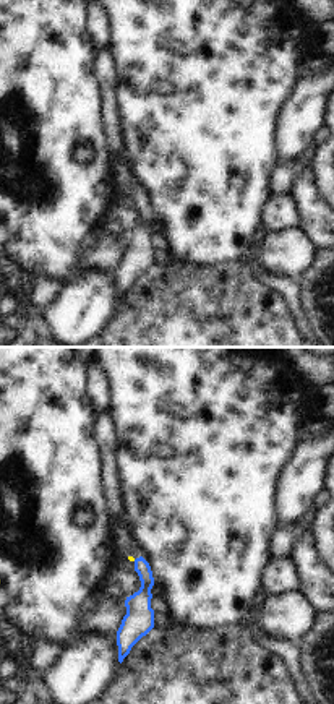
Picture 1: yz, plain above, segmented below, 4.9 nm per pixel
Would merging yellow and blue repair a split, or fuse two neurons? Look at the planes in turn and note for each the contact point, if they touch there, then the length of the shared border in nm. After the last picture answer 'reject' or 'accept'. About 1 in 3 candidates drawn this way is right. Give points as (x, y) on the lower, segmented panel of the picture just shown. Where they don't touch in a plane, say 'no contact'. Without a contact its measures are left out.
no contact

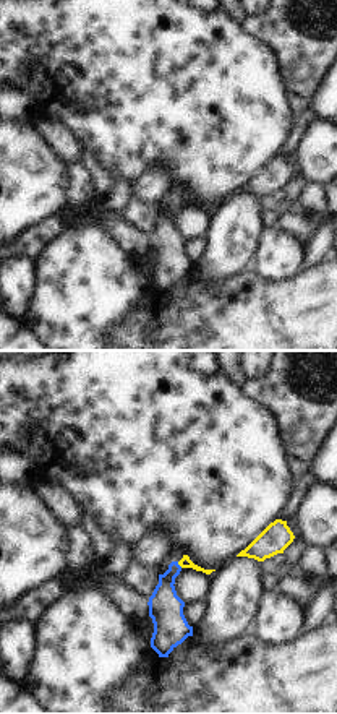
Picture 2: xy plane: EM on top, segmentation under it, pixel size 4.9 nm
contact (180, 565); length 40 nm

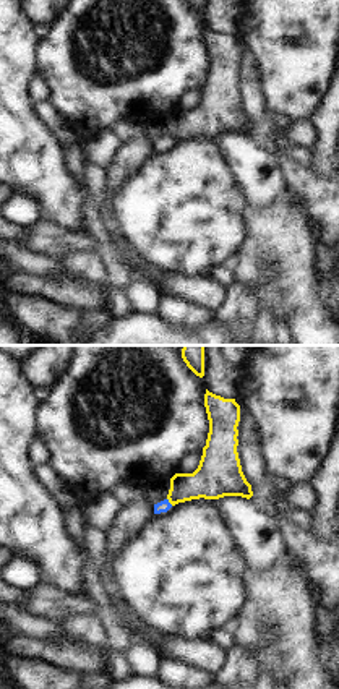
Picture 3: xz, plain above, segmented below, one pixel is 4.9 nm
contact (169, 501); length 50 nm

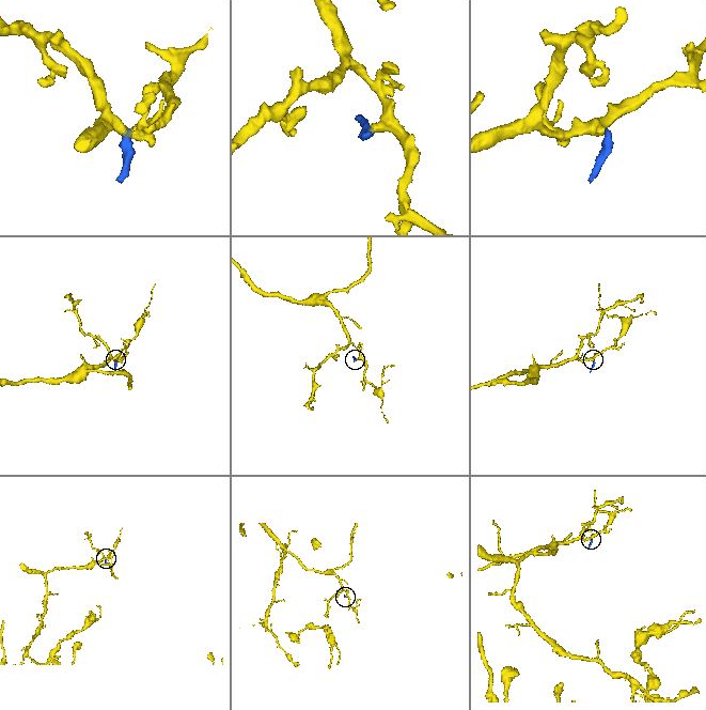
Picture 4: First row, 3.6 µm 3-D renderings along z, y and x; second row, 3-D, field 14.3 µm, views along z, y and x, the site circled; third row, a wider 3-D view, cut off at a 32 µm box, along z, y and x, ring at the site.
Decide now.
reject

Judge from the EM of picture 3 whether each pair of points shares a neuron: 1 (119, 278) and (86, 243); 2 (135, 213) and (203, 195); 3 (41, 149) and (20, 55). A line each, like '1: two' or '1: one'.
1: two
2: one
3: one

